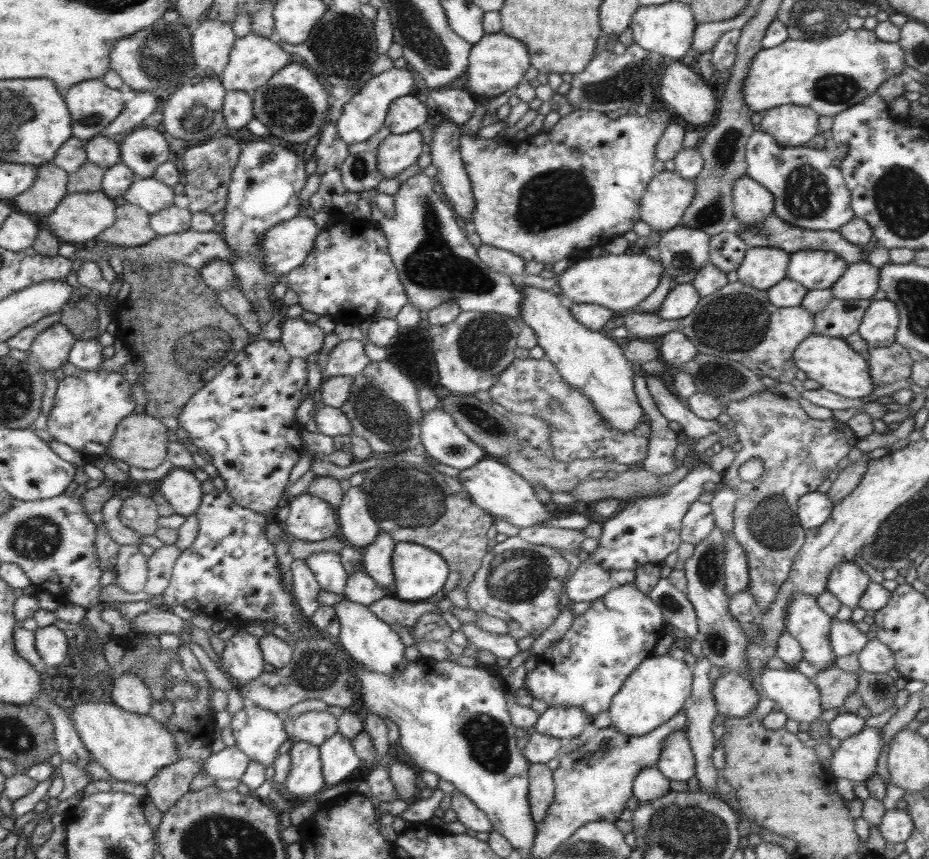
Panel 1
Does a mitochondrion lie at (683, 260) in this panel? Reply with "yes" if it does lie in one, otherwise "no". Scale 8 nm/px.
yes

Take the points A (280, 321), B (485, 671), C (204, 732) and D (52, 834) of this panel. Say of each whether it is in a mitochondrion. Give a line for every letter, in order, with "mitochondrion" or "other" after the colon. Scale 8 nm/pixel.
A: other
B: other
C: other
D: other

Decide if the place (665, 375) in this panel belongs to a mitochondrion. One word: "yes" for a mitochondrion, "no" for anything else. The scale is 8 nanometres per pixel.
no

